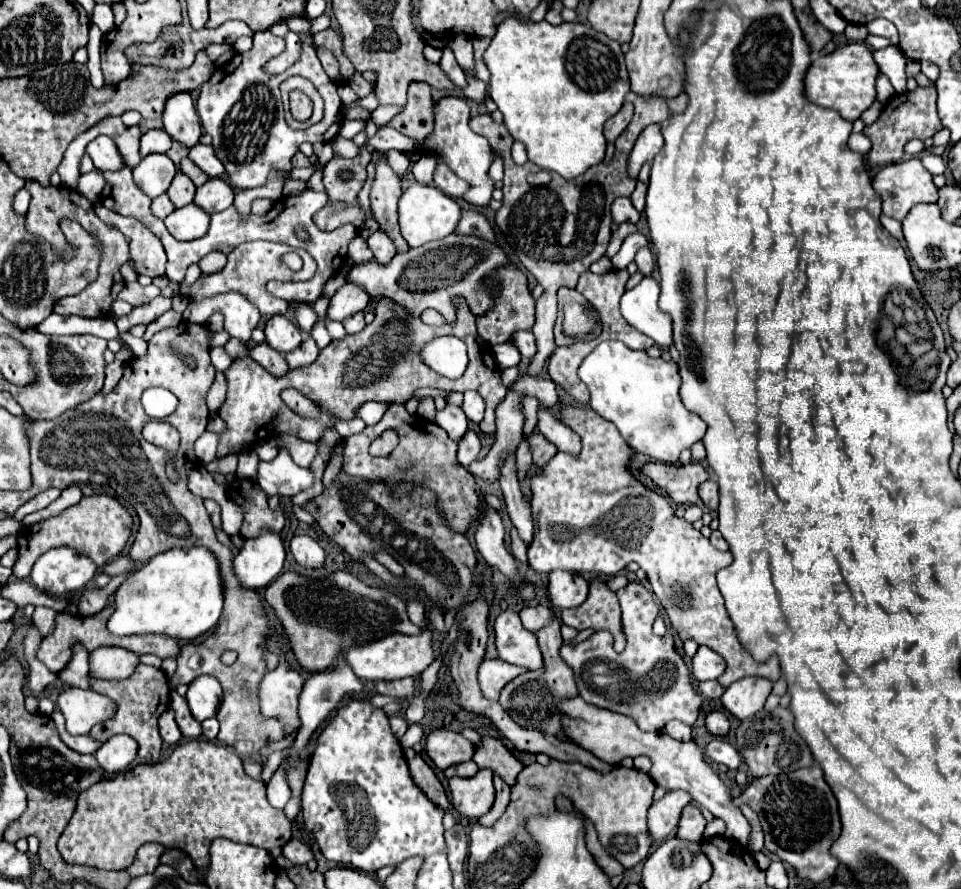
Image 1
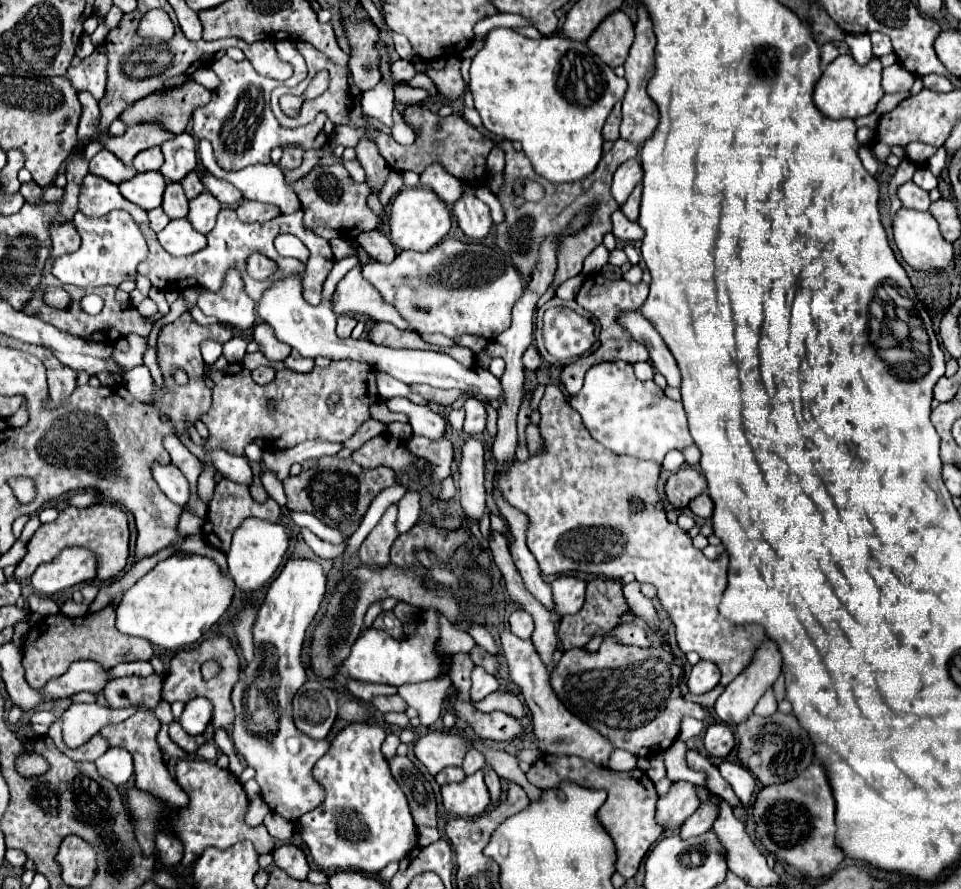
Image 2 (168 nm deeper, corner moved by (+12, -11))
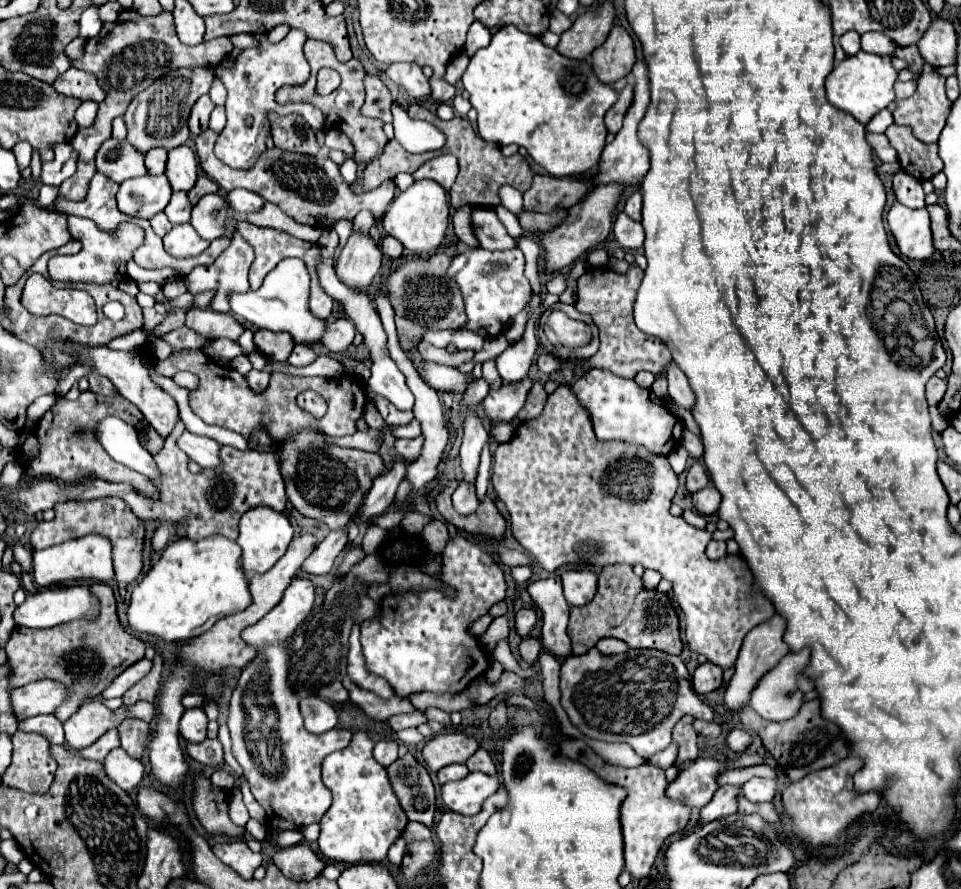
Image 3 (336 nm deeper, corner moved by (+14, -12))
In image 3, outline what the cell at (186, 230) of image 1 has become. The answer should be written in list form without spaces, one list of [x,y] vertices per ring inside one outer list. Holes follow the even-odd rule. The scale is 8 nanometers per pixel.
[[[178,224],[164,236],[164,248],[176,258],[198,256],[210,246],[208,240],[202,240],[192,224]]]

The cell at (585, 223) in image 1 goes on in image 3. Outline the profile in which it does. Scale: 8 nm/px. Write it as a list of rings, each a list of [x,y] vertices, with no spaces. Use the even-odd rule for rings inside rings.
[[[534,176],[528,192],[524,192],[524,208],[536,212],[552,212],[558,208],[570,208],[584,198],[588,186],[576,178],[552,178]]]

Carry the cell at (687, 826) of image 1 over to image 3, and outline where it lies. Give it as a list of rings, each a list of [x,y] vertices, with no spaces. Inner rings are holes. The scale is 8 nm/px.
[[[722,786],[722,788],[718,788],[718,792],[710,800],[710,804],[706,804],[702,808],[700,824],[706,824],[706,822],[726,818],[726,816],[734,814],[738,810],[738,796],[740,796],[740,786]]]

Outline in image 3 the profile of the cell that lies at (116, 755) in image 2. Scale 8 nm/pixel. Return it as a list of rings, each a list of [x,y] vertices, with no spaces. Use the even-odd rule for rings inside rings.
[[[116,748],[106,756],[104,768],[106,768],[106,774],[110,776],[110,780],[114,780],[122,790],[136,788],[144,776],[142,762],[132,758],[130,754],[126,754],[126,750],[122,750],[122,748]]]

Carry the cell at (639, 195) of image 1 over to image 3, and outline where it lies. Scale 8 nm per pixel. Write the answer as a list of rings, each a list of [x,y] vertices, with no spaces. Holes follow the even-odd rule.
[[[640,190],[634,192],[634,194],[626,200],[624,212],[626,212],[632,220],[642,220],[642,194],[640,194]]]

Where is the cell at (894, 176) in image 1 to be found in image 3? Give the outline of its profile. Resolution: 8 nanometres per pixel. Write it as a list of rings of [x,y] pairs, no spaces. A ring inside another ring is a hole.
[[[898,172],[894,176],[894,194],[896,200],[900,204],[906,204],[910,208],[922,208],[924,204],[924,190],[922,184],[918,180],[914,180],[914,176],[906,174],[906,172]]]

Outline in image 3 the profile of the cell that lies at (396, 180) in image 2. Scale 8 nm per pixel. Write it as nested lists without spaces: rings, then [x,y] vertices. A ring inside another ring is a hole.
[[[206,130],[194,138],[196,154],[200,158],[202,170],[226,192],[234,190],[234,188],[246,188],[250,192],[256,192],[266,202],[280,206],[280,210],[284,214],[288,214],[290,218],[294,218],[300,224],[310,224],[316,228],[330,228],[334,220],[342,220],[342,218],[352,220],[364,208],[372,210],[376,214],[376,218],[380,218],[386,212],[386,206],[396,196],[394,180],[392,182],[388,180],[386,184],[382,184],[370,192],[356,194],[344,182],[340,168],[330,158],[318,158],[318,156],[288,152],[288,150],[280,150],[280,148],[266,150],[258,158],[254,168],[234,170],[234,168],[228,168],[226,164],[222,164],[214,156],[214,140],[216,138],[218,138],[218,132],[214,132],[214,130]]]

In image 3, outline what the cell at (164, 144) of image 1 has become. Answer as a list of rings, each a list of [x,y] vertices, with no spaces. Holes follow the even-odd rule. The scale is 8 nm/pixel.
[[[154,148],[146,154],[146,168],[150,174],[164,174],[168,152],[164,148]]]

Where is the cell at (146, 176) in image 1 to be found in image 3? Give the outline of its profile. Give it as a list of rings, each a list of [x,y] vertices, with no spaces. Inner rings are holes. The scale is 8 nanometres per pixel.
[[[138,176],[120,184],[118,190],[118,208],[136,218],[150,220],[154,214],[162,212],[172,196],[168,178],[162,176]]]

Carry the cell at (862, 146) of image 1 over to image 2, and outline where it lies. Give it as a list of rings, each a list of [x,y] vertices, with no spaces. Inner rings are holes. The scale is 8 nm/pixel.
[[[862,145],[860,149],[858,149],[858,157],[860,157],[860,161],[862,161],[862,165],[866,167],[866,171],[868,173],[876,173],[878,171],[878,161],[874,159],[874,155],[872,155],[872,151],[866,147],[866,145]]]

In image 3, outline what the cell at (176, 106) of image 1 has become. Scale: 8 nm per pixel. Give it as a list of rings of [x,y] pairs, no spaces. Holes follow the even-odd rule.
[[[184,144],[182,148],[174,148],[168,152],[166,176],[174,192],[180,192],[180,190],[188,192],[194,188],[198,178],[198,160],[190,146]]]

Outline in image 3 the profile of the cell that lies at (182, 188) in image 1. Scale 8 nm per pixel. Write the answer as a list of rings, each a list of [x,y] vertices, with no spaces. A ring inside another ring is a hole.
[[[174,192],[170,204],[166,206],[166,216],[172,224],[184,224],[190,222],[190,214],[192,214],[192,204],[186,196],[186,192]]]

